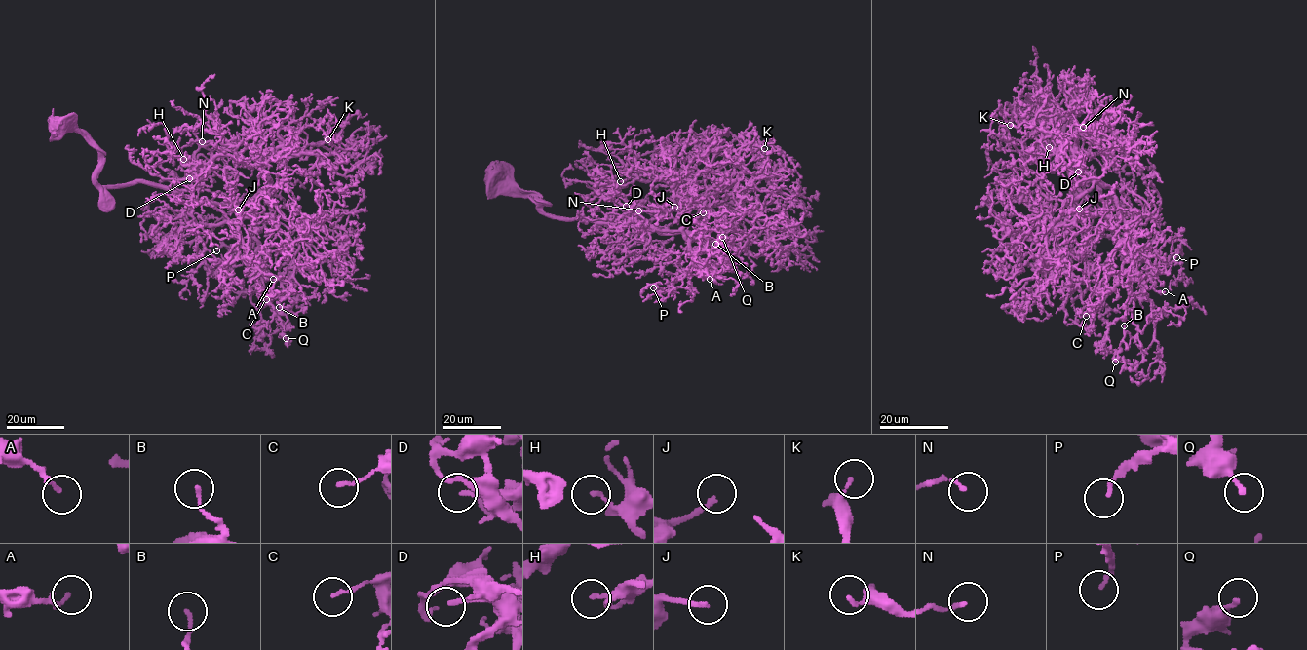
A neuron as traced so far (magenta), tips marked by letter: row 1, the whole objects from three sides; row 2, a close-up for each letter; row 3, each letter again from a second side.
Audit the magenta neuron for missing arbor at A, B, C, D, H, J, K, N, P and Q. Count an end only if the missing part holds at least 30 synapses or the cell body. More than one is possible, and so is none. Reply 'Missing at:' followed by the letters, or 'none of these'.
Missing at: D, J

